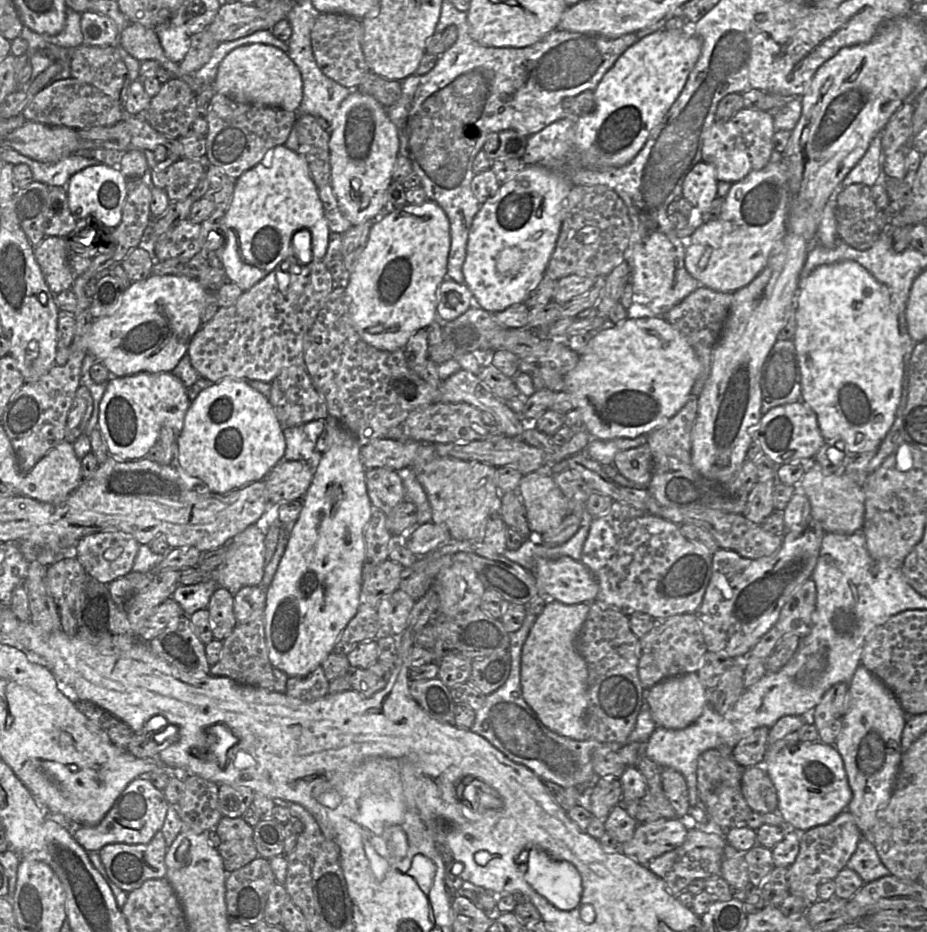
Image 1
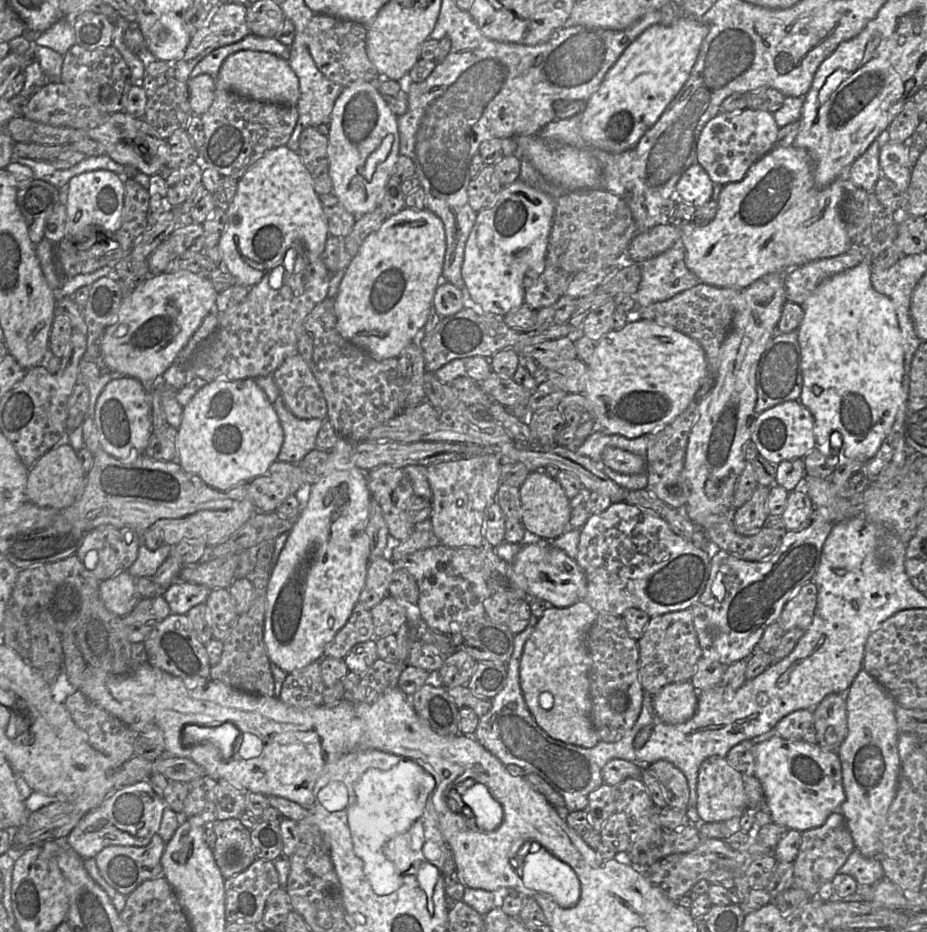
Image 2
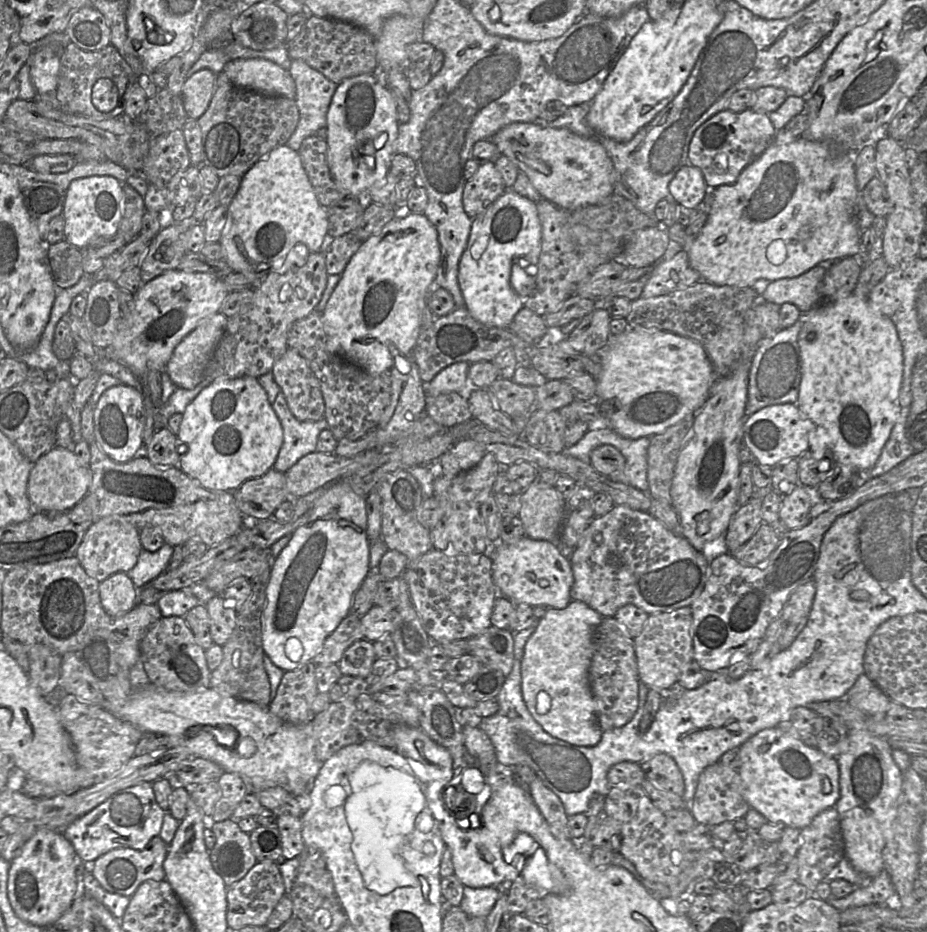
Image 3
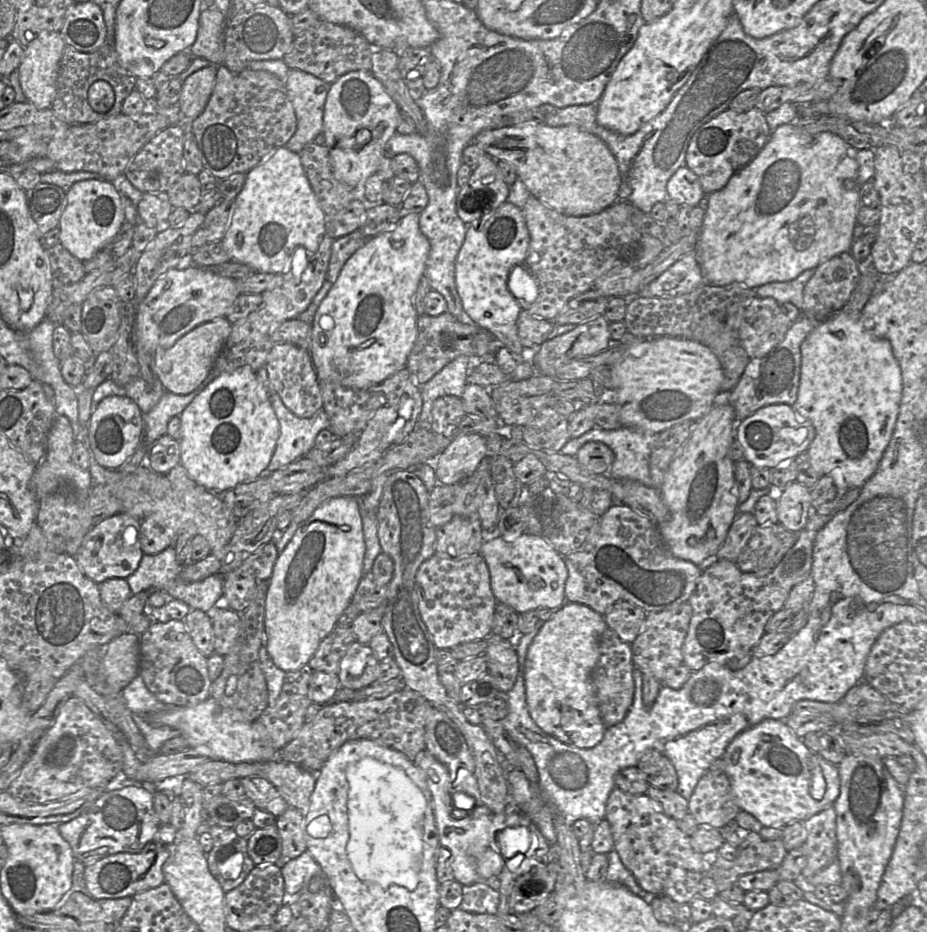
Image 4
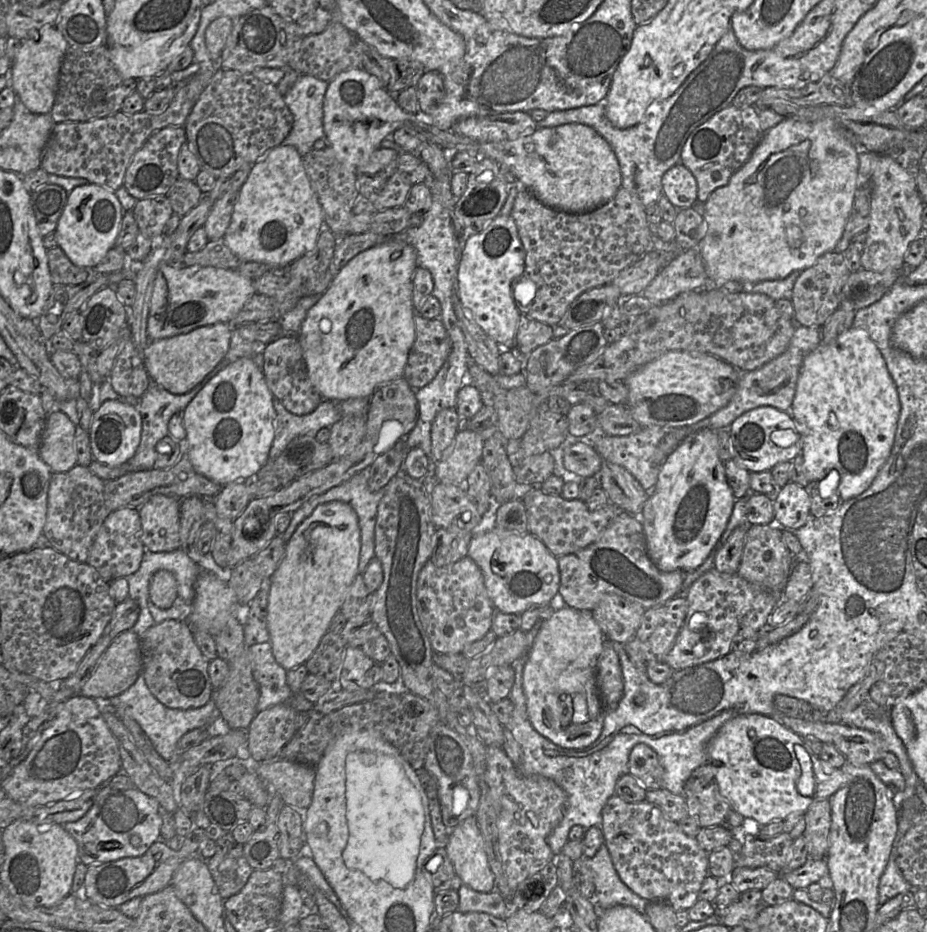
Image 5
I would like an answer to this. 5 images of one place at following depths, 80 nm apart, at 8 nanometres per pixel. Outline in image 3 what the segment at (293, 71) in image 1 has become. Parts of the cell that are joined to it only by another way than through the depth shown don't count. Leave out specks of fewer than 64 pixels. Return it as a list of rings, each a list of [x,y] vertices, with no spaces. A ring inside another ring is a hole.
[[[261,58],[235,59],[226,63],[223,71],[232,83],[241,88],[295,99],[296,85],[289,71],[272,61]]]

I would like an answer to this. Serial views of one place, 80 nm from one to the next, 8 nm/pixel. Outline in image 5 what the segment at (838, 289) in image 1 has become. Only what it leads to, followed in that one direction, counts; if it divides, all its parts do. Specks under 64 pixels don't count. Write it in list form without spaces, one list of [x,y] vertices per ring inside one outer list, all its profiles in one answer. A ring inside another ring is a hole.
[[[852,326],[832,343],[810,352],[803,361],[790,409],[802,437],[801,455],[809,484],[820,482],[835,470],[840,476],[837,492],[842,502],[866,491],[891,453],[900,409],[897,388],[885,359],[866,330]]]

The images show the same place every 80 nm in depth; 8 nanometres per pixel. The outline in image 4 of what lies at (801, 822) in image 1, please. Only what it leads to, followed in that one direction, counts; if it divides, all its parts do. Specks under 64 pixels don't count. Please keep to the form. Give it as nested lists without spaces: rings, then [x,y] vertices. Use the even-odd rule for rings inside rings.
[[[765,719],[754,727],[738,734],[727,746],[724,754],[720,757],[725,762],[725,774],[728,776],[734,793],[735,803],[741,811],[753,815],[764,827],[782,827],[792,822],[804,822],[820,811],[832,807],[840,793],[840,778],[838,766],[828,762],[820,753],[810,751],[798,738],[787,723],[783,720]]]

